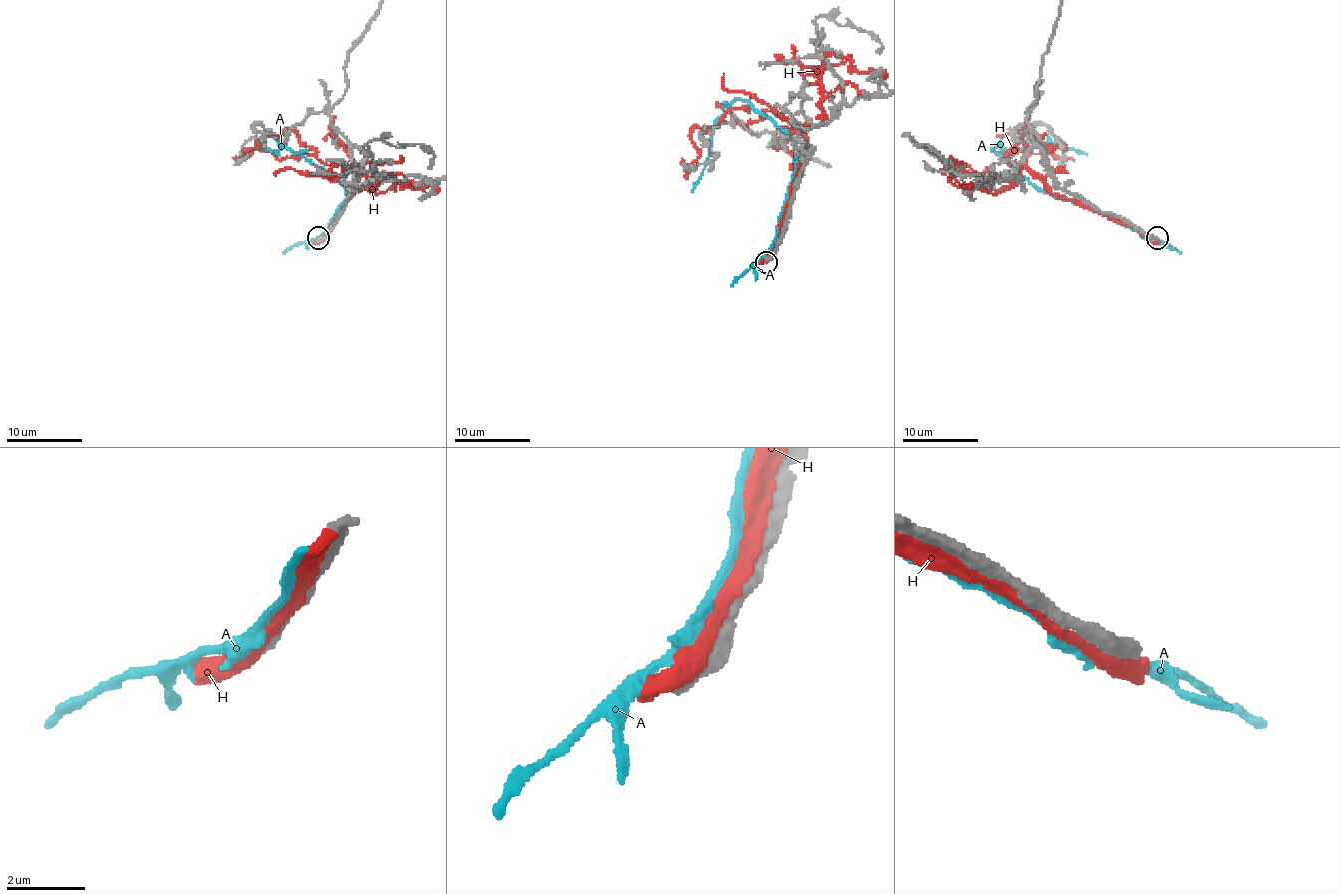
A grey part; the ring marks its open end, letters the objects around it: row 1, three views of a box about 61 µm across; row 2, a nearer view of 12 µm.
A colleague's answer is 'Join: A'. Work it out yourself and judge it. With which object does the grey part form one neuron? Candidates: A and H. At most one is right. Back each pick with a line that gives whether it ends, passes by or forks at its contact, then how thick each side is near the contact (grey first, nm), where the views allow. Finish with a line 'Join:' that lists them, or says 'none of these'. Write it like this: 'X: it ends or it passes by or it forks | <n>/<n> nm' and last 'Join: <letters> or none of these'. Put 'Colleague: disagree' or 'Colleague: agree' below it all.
Join: none of these
Colleague: disagree

